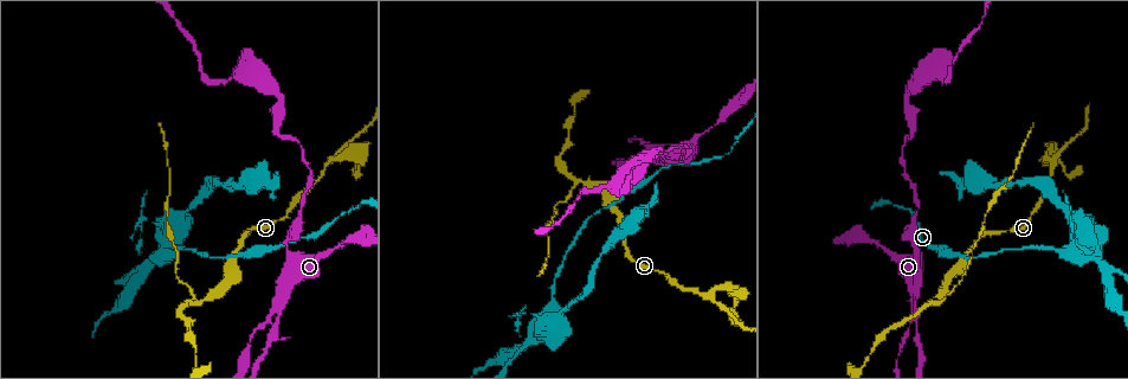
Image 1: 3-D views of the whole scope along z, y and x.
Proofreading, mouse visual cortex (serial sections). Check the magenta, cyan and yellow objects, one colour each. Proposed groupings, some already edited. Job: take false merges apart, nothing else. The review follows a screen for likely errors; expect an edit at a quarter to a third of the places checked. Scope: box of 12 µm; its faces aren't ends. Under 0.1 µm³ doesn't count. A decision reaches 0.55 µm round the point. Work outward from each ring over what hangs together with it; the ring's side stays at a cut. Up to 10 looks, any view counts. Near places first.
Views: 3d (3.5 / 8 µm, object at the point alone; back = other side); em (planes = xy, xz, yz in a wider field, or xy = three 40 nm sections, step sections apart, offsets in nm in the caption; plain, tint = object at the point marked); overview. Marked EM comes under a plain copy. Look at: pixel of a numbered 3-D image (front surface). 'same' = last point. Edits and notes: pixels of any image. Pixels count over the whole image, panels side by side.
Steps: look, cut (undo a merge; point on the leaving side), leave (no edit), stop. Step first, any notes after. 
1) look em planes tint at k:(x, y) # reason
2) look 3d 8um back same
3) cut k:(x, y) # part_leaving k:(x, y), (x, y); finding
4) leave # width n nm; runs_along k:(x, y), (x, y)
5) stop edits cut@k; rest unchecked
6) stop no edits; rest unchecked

look 3d 3.5um at 1:(520, 348) # sudden change in width

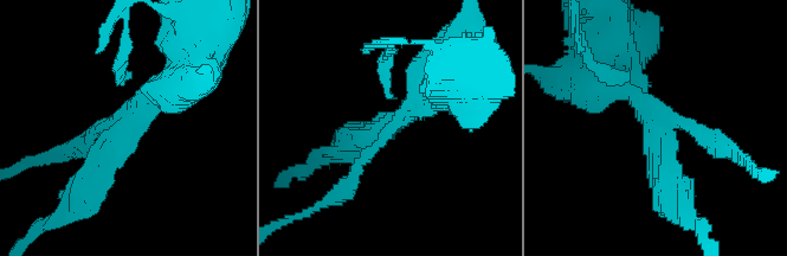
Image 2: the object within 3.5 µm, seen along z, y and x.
cut 2:(120, 157) # arms 3; arm_widths 150, 200, 250 nm; part_leaving 2:(198, 56), (198, 40), (213, 23); a second cell is stuck on

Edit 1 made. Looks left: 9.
look overview

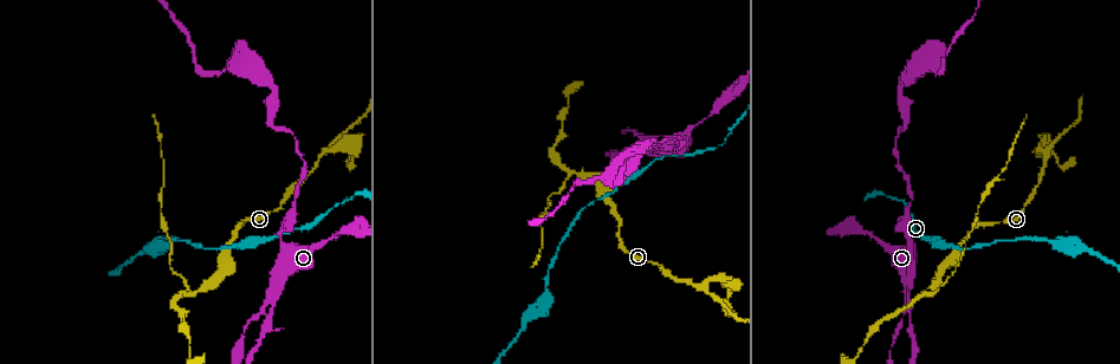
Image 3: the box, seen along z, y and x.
look 3d 3.5um at 3:(652, 149) # thin arm on a thick one

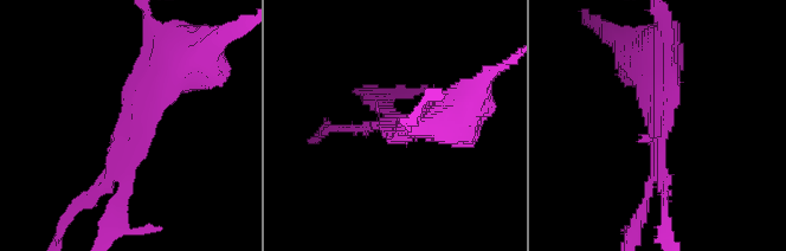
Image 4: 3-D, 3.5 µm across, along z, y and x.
look em xy step 1 tint at 4:(666, 116)

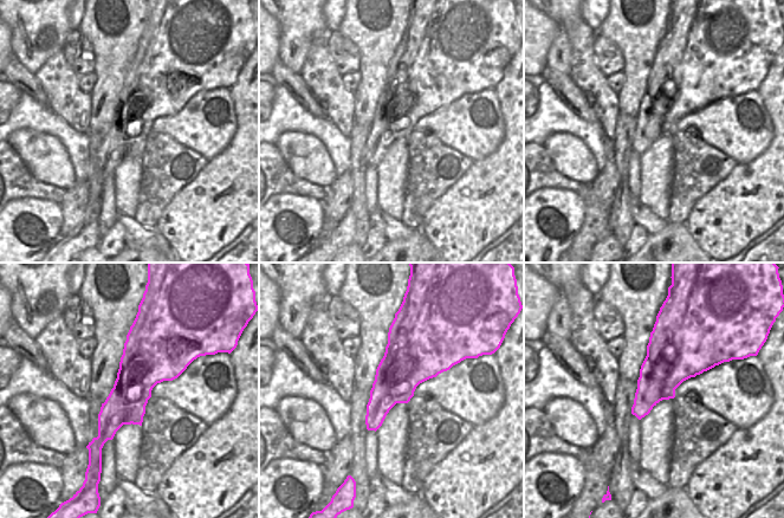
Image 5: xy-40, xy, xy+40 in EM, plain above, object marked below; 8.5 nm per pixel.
cut 4:(430, 96) # two cells meet here

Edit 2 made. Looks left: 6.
look overview # redraw

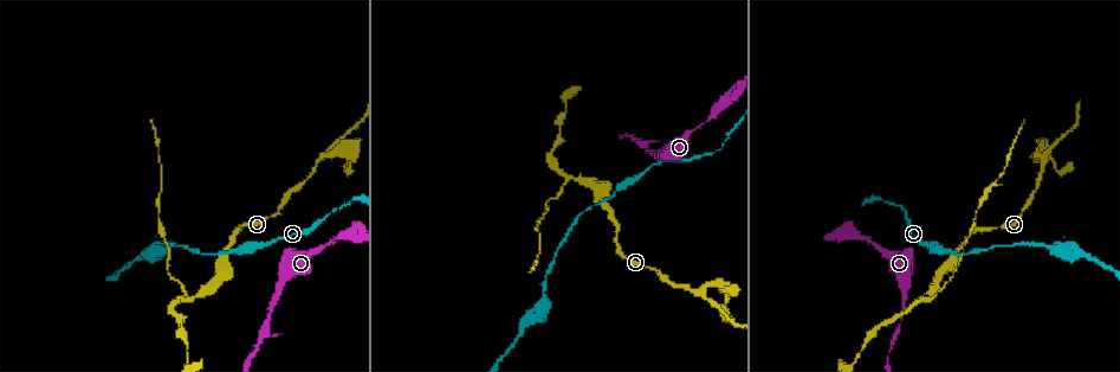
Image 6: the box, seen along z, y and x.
look 3d 8um back at 6:(571, 178) # abrupt turn

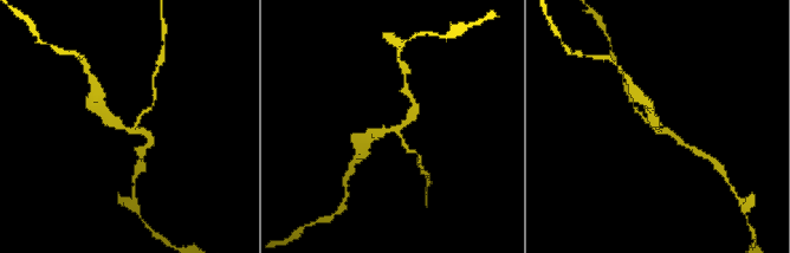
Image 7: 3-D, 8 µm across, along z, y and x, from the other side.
look 3d 3.5um at 7:(126, 129)

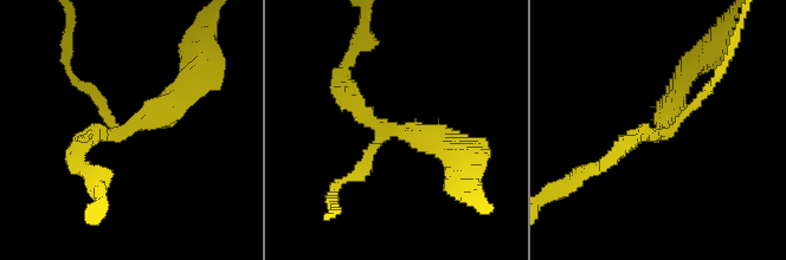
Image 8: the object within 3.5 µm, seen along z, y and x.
cut 8:(368, 164) # part_leaving 8:(382, 135), (367, 168), (332, 195); a second cell is stuck on

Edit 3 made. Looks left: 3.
look 3d 3.5um at 6:(1047, 156) # a fork

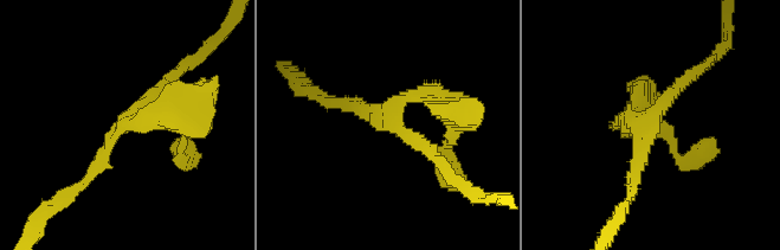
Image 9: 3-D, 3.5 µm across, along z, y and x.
leave # arm_widths 150, 200, 200 nm; runs_along 9:(79, 185), (123, 122), (185, 115); all the same cell

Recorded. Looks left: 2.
stop edits cut@2, cut@4, cut@8; rest unchecked

